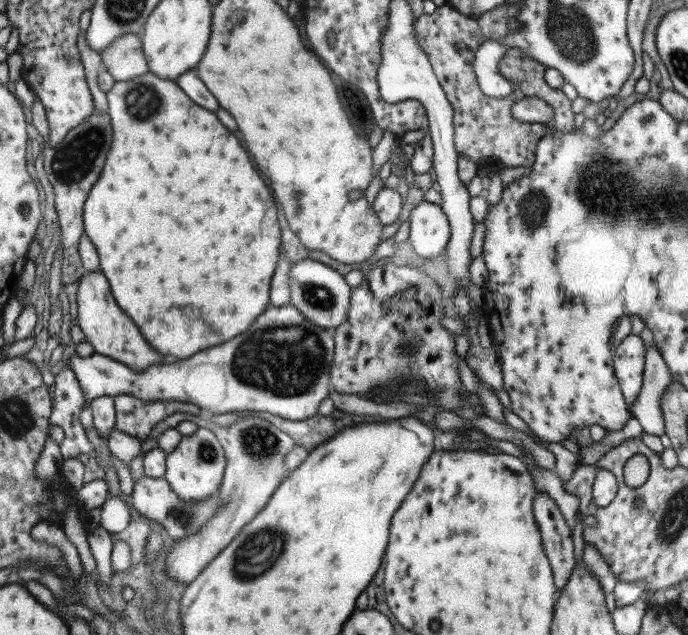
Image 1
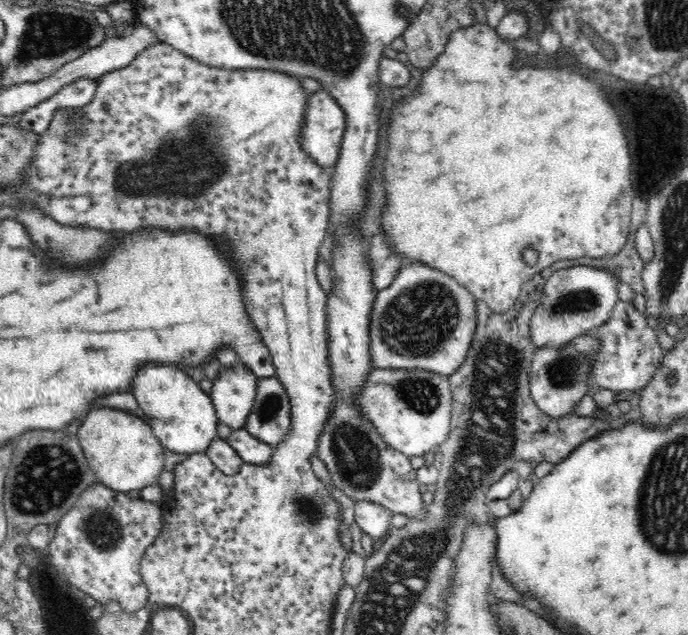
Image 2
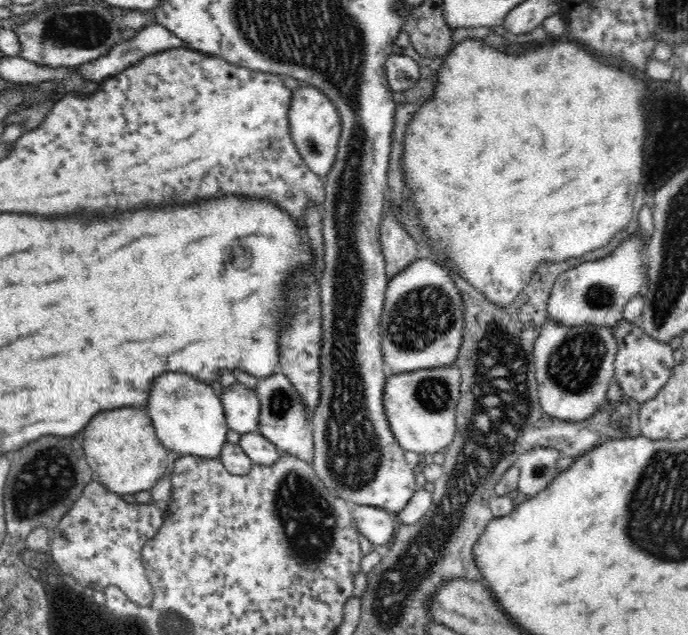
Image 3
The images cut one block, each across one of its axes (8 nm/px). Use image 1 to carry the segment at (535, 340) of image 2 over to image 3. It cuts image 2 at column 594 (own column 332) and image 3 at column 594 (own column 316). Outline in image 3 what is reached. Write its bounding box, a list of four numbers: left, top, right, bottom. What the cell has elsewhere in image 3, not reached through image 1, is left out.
[543,235,646,328]

